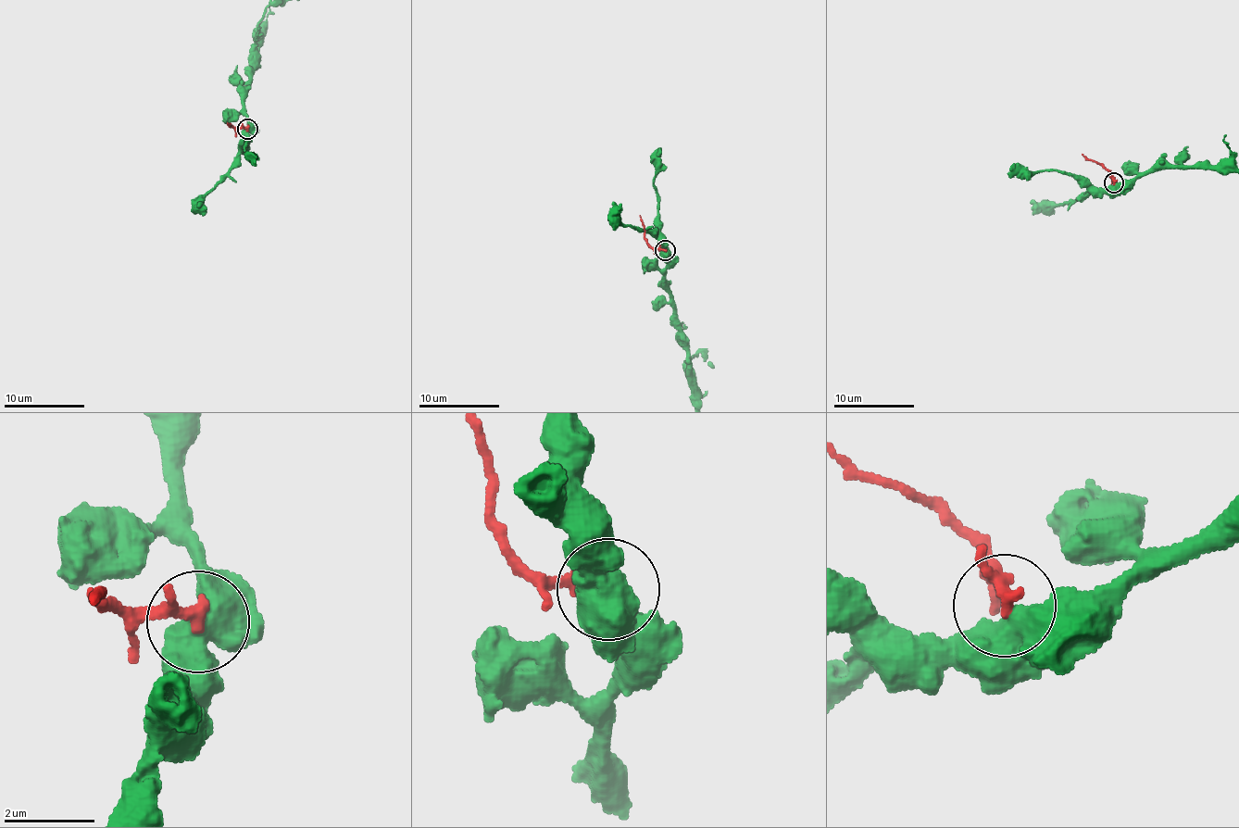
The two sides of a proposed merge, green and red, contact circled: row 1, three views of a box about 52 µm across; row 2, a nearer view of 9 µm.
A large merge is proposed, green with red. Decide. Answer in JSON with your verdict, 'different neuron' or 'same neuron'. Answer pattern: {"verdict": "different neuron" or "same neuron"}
{"verdict": "different neuron"}

